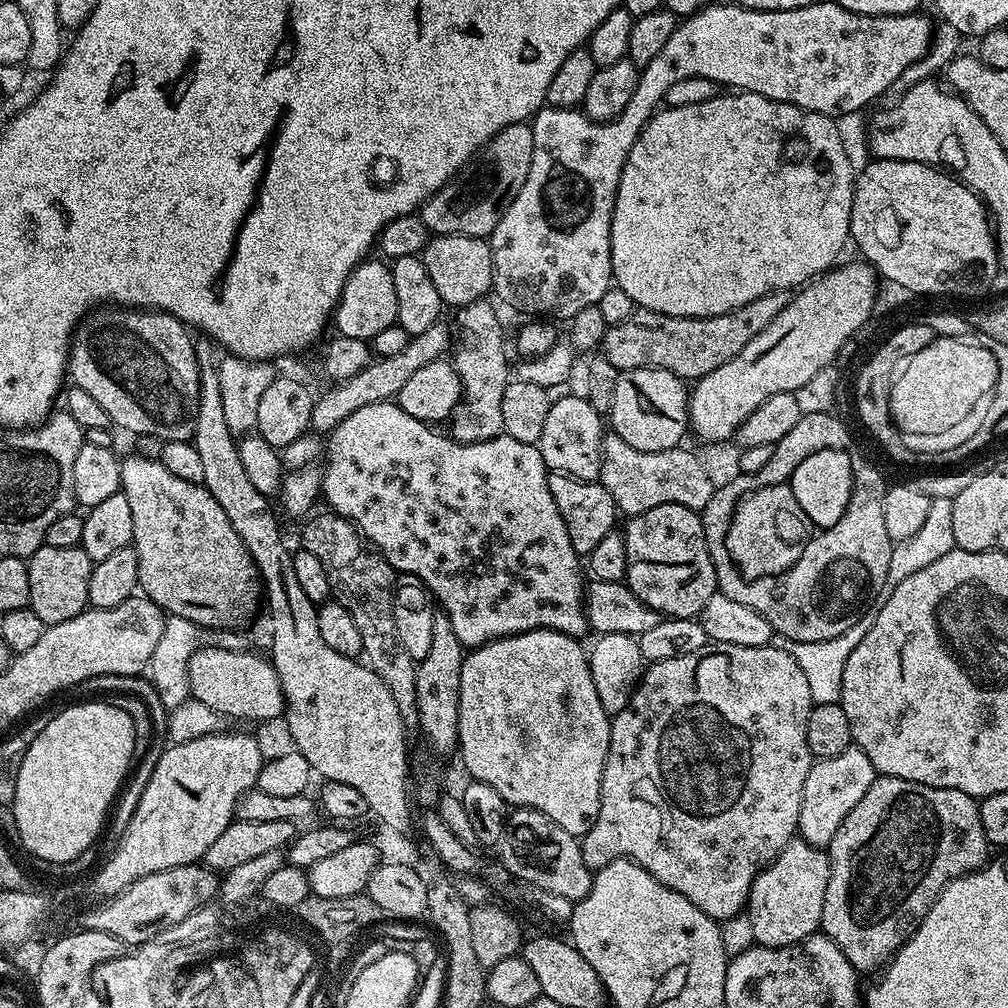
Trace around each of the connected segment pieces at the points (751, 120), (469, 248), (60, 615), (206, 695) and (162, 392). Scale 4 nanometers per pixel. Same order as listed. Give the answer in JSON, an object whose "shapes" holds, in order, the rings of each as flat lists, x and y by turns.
{"shapes":[[[732,90,727,94,729,96,718,94,706,102,694,102,694,106,661,107,646,122,646,126,640,132,639,138,637,138,634,146,628,151,626,166,622,170,622,178,618,182,616,201,614,202,614,210,612,211,612,274,614,284,630,296,636,308,645,308,651,312,666,314,667,316,697,316,698,318,733,312,734,310,738,310,738,306,746,306,746,302,754,302,754,298,762,298,762,294,796,290,807,284,809,280,815,280,816,277,824,275,829,268,837,263,838,257,836,255,843,250,844,243,846,245,849,243,852,230,852,195,856,189,856,176,854,175,854,168,852,172,852,160,848,157,848,148,844,145,844,140,840,137,839,130,836,129,837,121,833,117,823,116,822,114,811,112,805,108,799,108,793,104,771,100,762,94,739,90]],[[433,235,422,253,426,274,438,289,438,298,449,309,459,310,470,302,483,300,493,291,494,258,491,243,482,236]],[[44,544,33,556,27,557,27,562,30,574,28,607,42,618,46,626,66,622,89,607,88,590,93,562,83,548]],[[200,648,192,654,188,662,189,690,191,699,202,702,202,706,210,706,221,716,232,720,272,720,285,711,282,686,279,675,267,655,255,656,252,650,238,651]],[[119,306,89,311,73,335,66,372,75,387,87,390,106,409,117,429,125,428,136,436,156,435,162,441,192,439,200,393,196,345,193,333,168,312]]]}

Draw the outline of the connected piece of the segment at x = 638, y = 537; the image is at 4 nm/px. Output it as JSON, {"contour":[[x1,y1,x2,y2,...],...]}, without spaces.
{"contour":[[667,504,654,506,654,510,631,517,627,523,622,535,626,542,629,590,661,617,674,620,699,617,702,606,706,606,718,590,701,513,681,504]]}

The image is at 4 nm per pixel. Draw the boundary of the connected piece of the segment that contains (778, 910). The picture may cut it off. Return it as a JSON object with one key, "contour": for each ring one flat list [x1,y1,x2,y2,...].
{"contour":[[793,838,776,859,756,876,748,895,746,914,754,926,754,938,761,948,785,948,821,931,822,902,826,902,830,862,825,849]]}

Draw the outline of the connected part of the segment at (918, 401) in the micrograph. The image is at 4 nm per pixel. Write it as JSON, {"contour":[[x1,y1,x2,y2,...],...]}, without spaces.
{"contour":[[940,336,933,344,925,343,917,352,913,352,903,367,896,372,897,382,889,392,889,410,892,414,892,423,902,433,940,432,940,428,956,424,956,420,960,420,960,416,964,416,964,412,968,412,968,408,976,404,976,396,980,396,980,392,984,392,988,384,996,384,996,376,1000,373,997,353,983,343,980,343,981,345,970,343,967,339]]}

